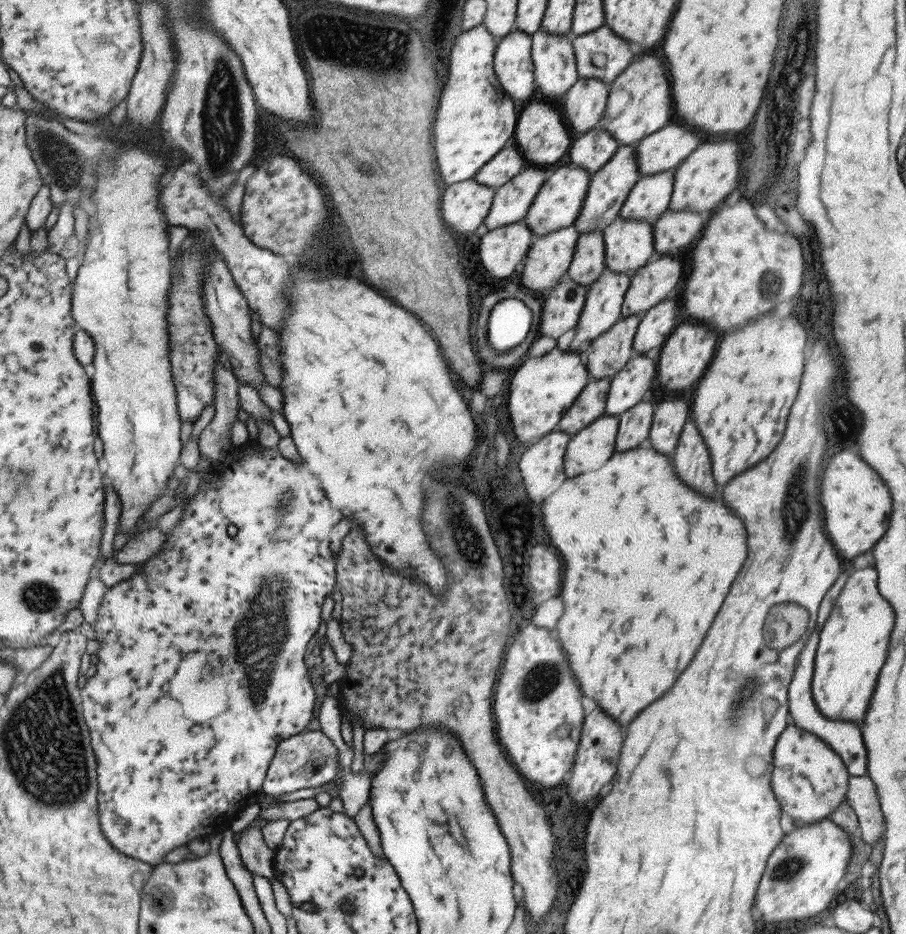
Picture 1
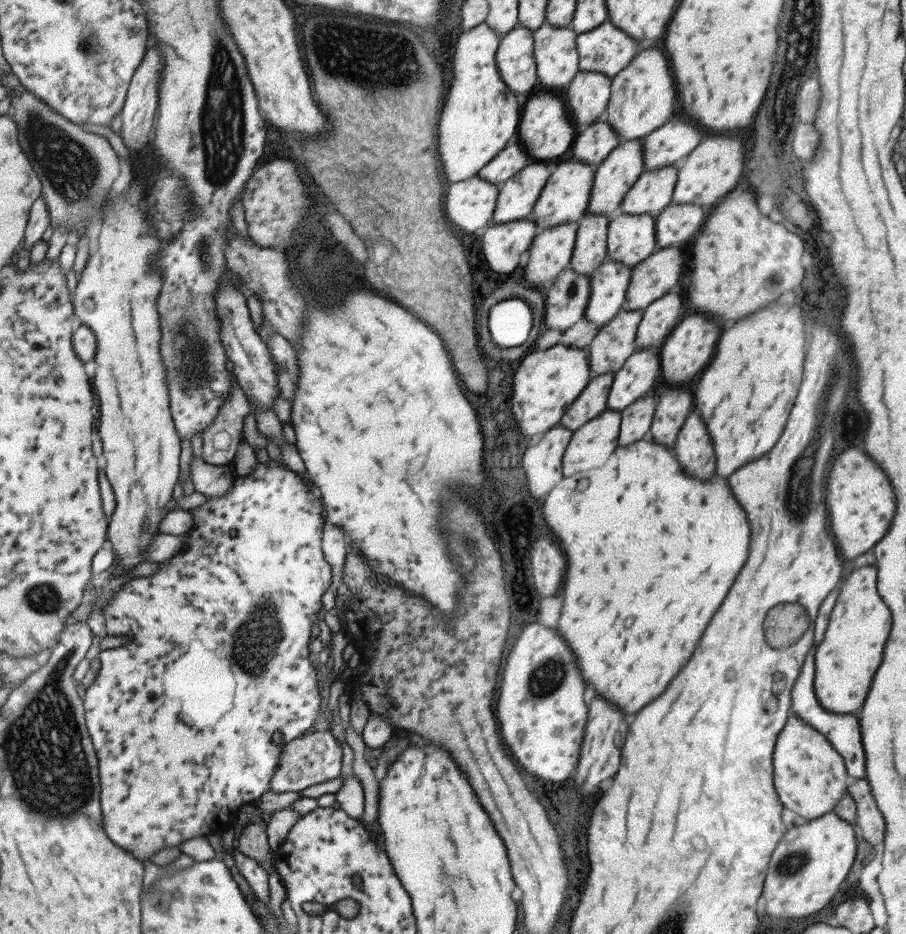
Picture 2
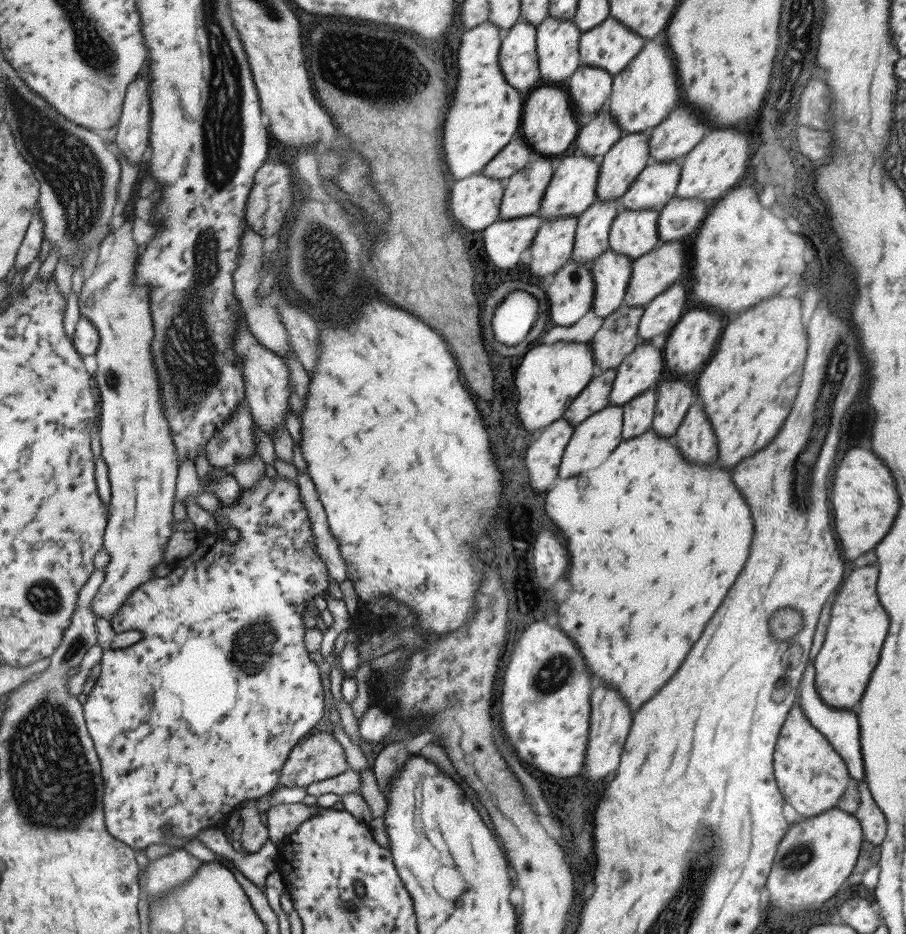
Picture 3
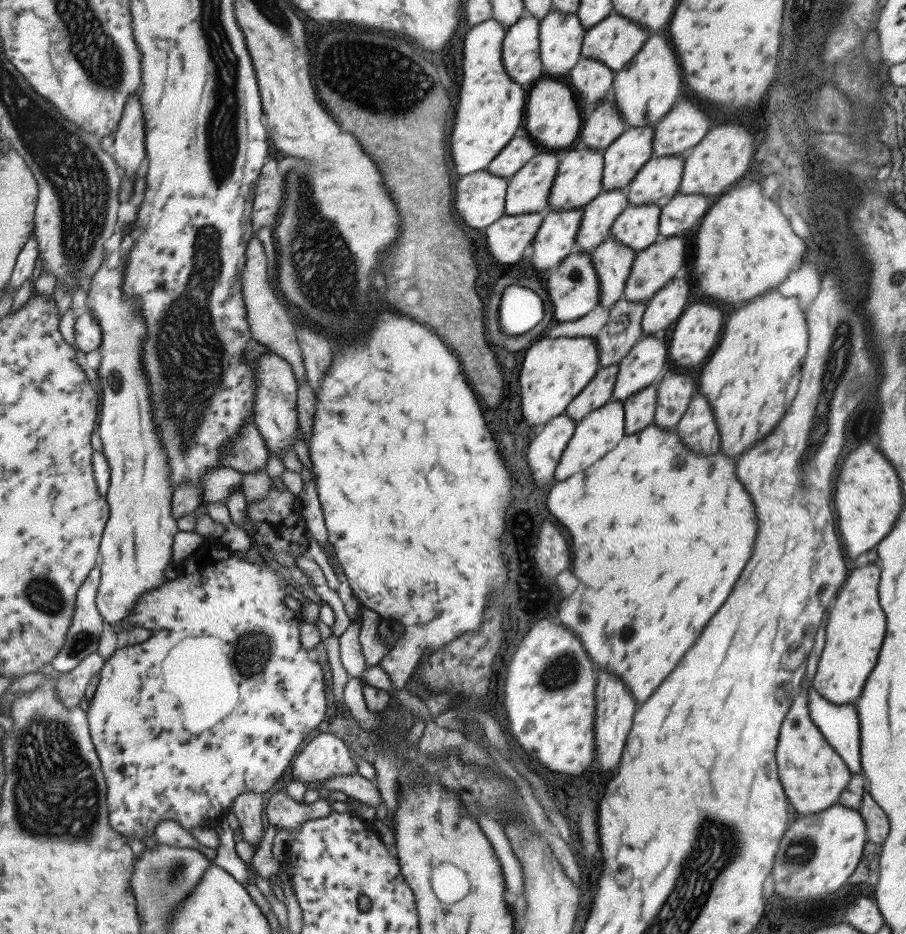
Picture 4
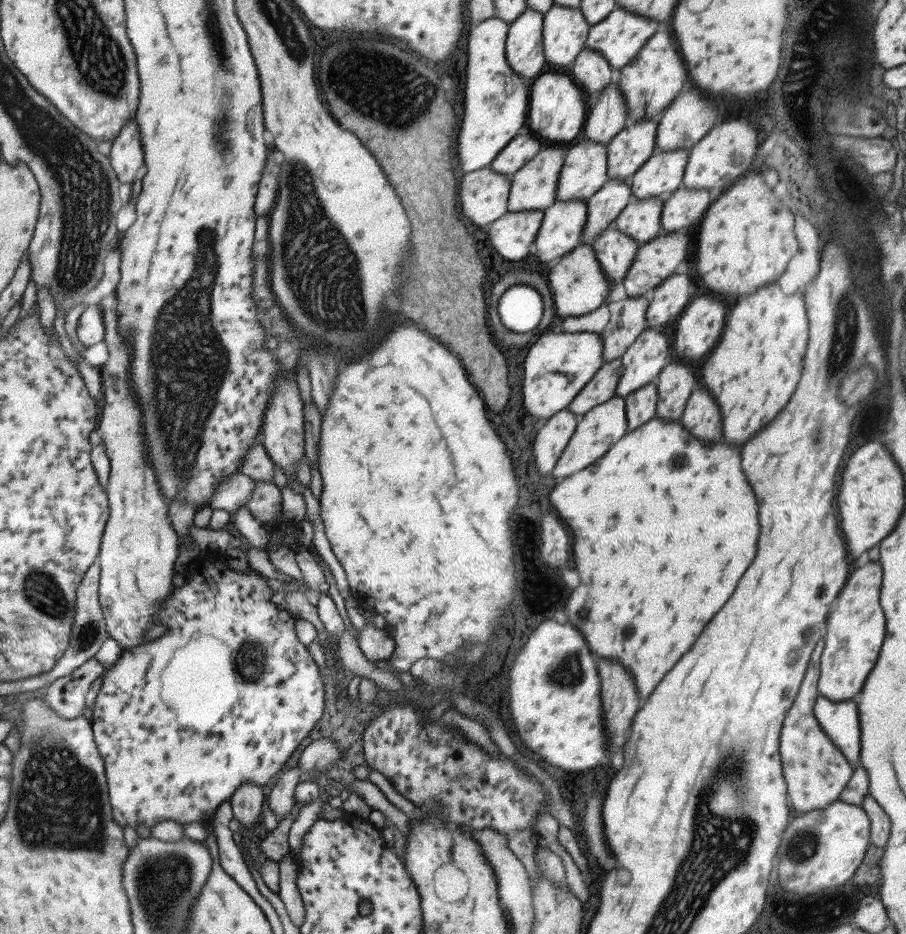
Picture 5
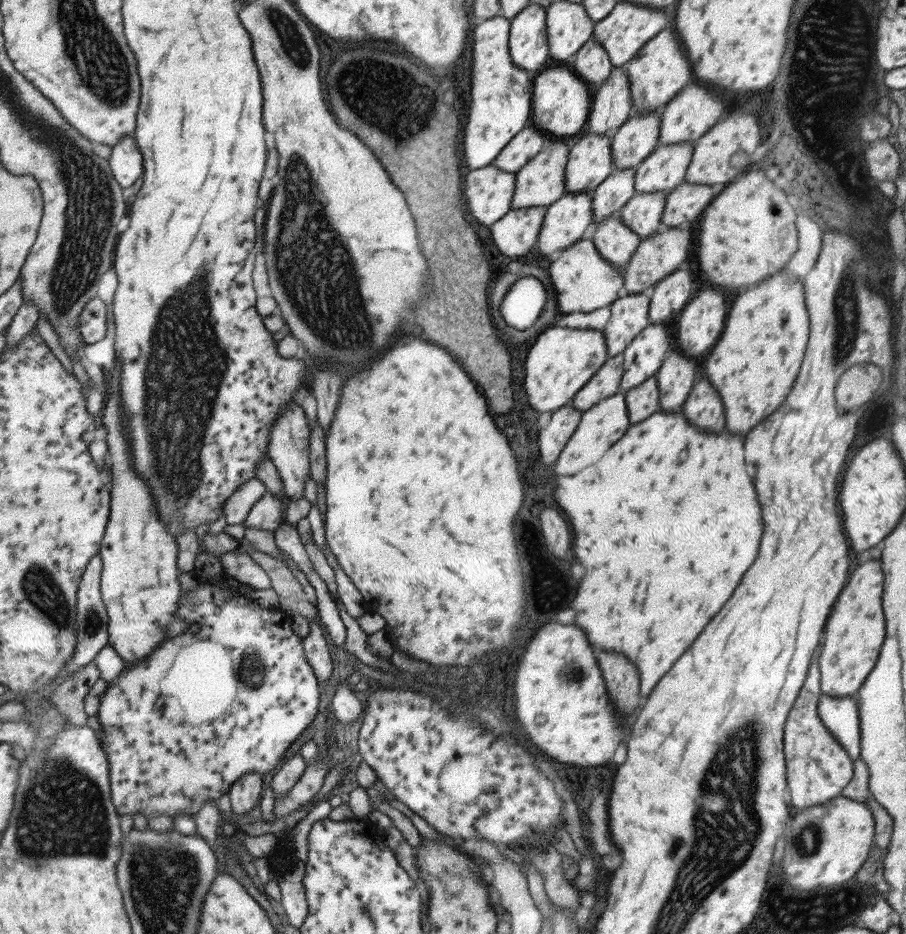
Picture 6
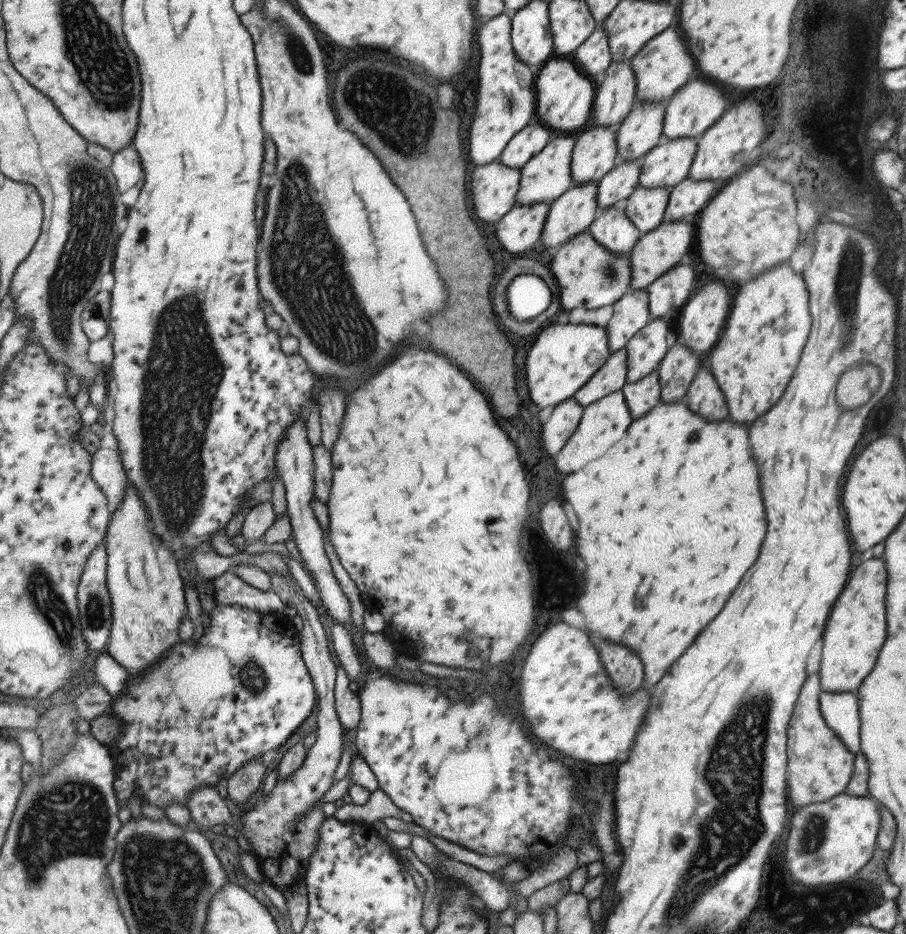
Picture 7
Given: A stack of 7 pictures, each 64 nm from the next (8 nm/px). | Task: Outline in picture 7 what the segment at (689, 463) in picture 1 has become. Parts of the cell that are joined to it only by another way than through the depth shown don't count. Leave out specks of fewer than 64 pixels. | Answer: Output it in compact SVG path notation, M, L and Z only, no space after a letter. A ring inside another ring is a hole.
M699 368L683 398L686 407L705 420L723 420L727 408L719 387L707 368Z

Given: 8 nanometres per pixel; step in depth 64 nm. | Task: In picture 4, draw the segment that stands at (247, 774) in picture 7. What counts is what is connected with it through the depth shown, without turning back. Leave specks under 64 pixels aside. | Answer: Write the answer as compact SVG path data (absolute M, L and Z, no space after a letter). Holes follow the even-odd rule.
M244 792L230 804L229 810L239 822L242 840L255 847L262 839L266 826L261 813L264 810L261 794Z

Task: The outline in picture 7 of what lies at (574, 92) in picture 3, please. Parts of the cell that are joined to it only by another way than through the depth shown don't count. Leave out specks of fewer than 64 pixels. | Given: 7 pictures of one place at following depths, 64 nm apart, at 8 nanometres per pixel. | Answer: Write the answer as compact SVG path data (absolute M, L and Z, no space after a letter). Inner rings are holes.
M597 24L593 32L573 52L573 63L587 77L598 81L610 65L611 57L604 30Z

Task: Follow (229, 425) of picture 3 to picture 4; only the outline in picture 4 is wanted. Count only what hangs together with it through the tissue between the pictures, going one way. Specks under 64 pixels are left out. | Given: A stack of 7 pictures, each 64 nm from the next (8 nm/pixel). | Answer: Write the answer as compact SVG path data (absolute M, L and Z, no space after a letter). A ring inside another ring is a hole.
M251 421L242 424L238 435L220 454L220 464L239 473L265 471L267 448L264 440Z

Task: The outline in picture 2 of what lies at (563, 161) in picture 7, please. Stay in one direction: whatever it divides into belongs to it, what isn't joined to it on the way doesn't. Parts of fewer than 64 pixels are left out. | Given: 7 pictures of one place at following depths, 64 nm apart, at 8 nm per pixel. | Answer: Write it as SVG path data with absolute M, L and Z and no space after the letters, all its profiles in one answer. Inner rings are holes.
M531 161L498 187L490 224L525 219L549 176L545 161Z

